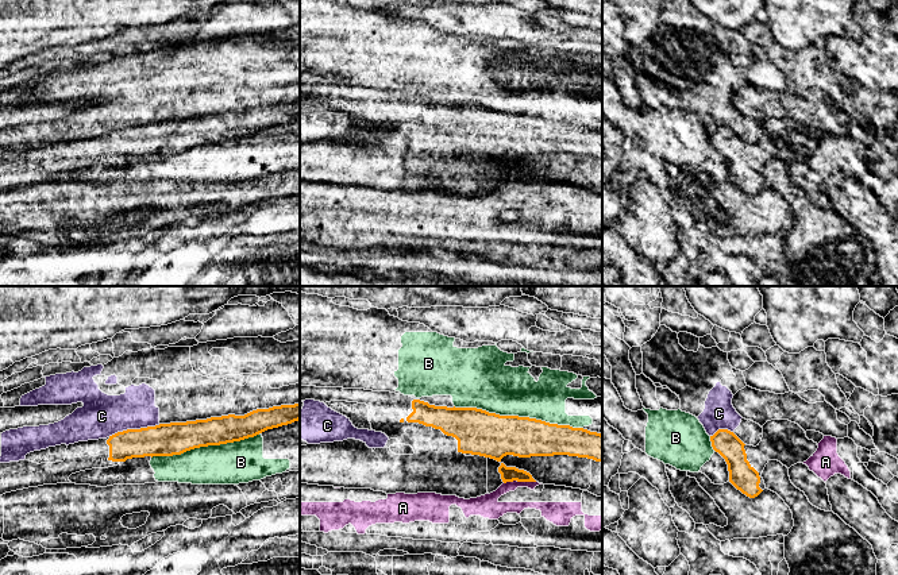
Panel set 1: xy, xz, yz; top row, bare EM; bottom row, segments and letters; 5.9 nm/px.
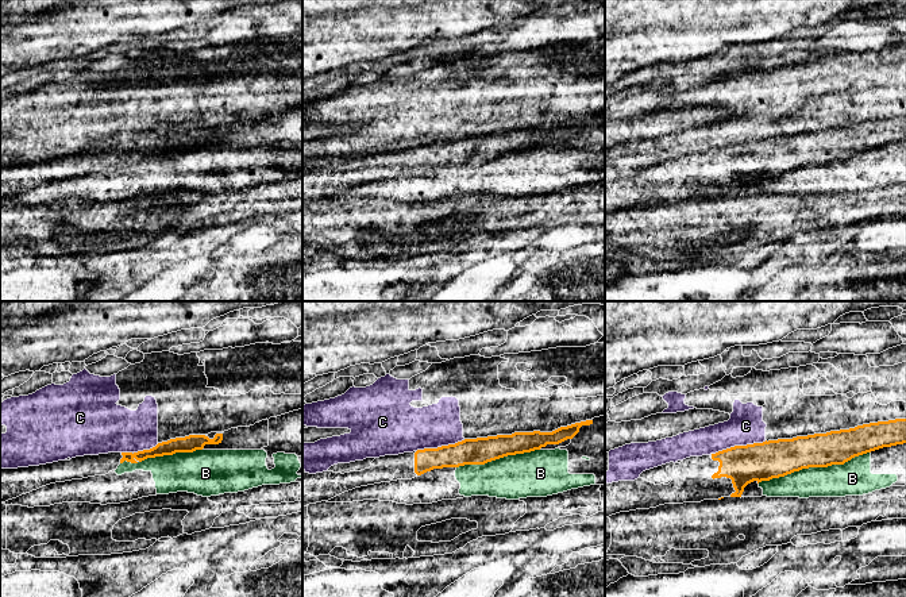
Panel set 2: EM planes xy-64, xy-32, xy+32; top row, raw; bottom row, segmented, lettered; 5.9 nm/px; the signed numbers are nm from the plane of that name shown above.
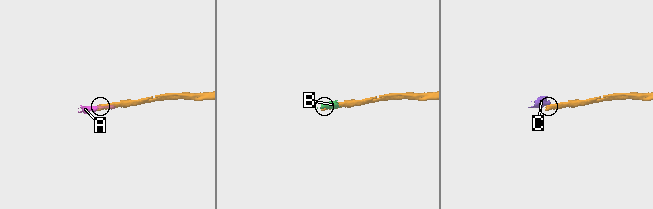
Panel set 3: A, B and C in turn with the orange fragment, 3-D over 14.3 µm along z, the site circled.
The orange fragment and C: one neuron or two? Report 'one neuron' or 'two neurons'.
two neurons

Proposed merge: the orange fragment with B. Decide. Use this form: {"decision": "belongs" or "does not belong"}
{"decision": "does not belong"}

